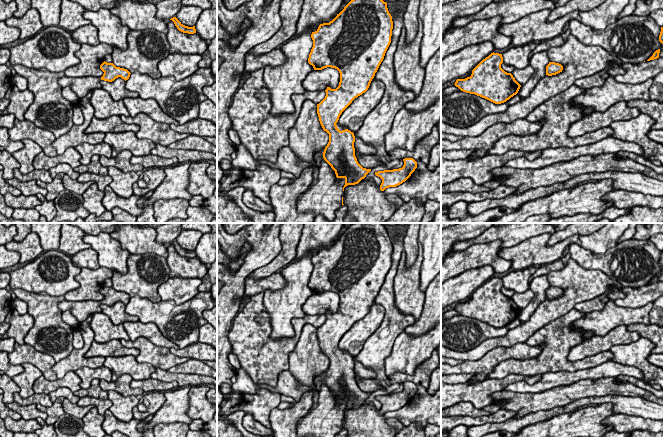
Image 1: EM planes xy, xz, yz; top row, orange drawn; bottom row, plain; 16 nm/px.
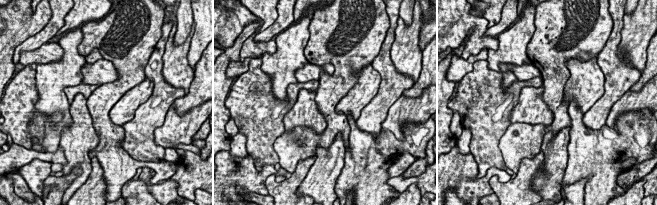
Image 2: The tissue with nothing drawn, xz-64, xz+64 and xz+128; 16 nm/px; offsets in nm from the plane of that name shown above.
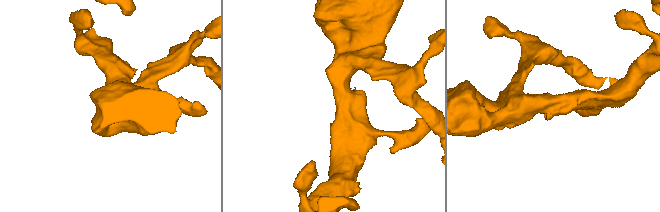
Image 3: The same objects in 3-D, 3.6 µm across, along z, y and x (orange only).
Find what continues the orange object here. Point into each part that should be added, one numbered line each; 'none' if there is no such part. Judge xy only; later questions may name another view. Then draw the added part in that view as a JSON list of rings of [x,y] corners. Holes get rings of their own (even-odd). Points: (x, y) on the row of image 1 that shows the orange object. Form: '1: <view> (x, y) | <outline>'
none

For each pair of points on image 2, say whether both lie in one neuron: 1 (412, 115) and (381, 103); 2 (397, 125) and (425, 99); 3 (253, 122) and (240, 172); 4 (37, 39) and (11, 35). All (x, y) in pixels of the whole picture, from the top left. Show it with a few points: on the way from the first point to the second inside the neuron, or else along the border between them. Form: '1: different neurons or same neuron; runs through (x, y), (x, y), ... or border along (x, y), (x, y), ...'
1: different neurons; border along (402, 93), (389, 108), (381, 127)
2: same neuron; runs through (404, 118), (418, 106)
3: different neurons; border along (249, 155), (259, 171), (265, 165), (271, 165)
4: different neurons; border along (47, 23), (22, 41), (13, 55)

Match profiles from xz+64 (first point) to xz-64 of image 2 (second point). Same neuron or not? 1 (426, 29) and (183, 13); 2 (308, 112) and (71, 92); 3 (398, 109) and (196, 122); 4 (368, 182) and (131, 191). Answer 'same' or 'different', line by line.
1: different
2: different
3: same
4: same

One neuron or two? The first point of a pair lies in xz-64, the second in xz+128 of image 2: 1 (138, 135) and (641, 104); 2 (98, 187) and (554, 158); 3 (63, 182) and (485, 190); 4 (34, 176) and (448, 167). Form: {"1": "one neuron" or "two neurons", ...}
{"1": "two neurons", "2": "one neuron", "3": "two neurons", "4": "one neuron"}

